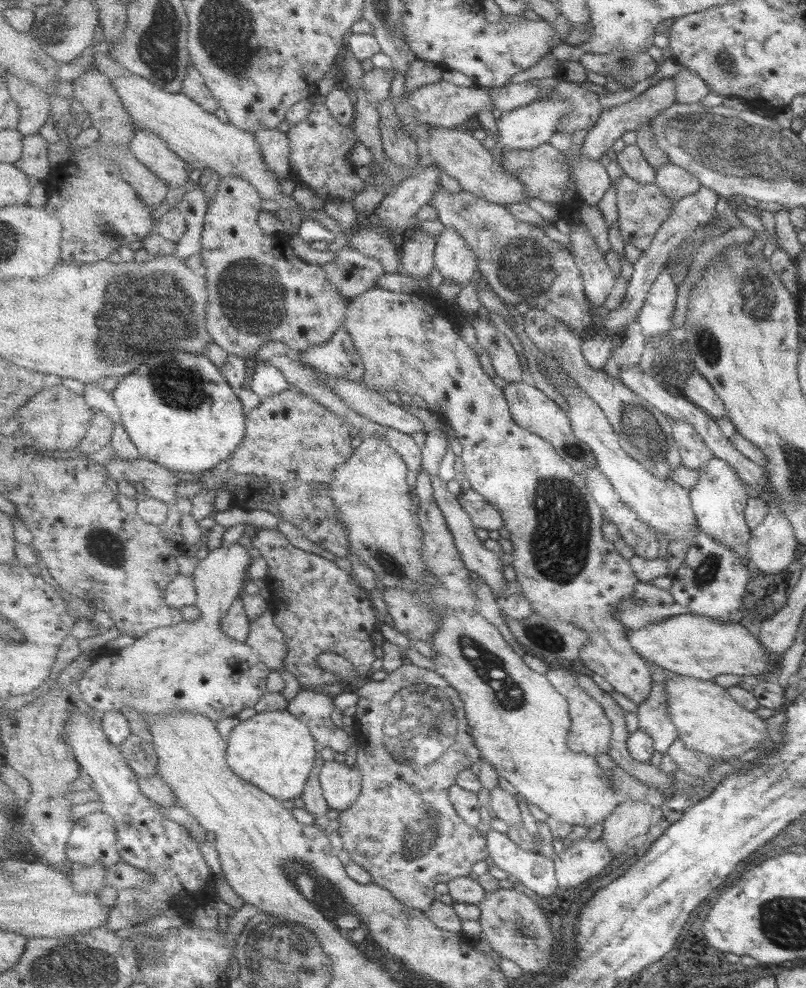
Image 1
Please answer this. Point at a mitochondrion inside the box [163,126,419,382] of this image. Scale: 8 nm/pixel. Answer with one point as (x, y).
(253, 297)

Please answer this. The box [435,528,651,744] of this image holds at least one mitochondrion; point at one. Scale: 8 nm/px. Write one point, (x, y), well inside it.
(487, 665)

